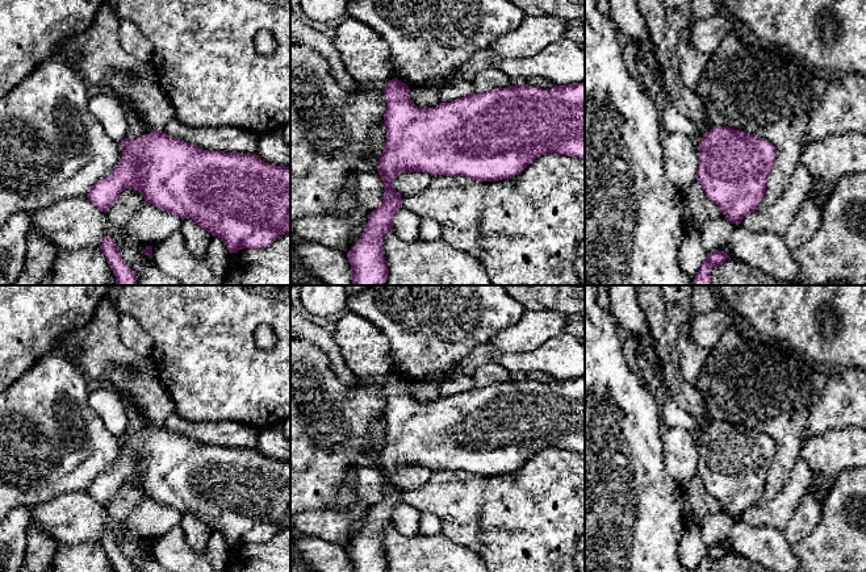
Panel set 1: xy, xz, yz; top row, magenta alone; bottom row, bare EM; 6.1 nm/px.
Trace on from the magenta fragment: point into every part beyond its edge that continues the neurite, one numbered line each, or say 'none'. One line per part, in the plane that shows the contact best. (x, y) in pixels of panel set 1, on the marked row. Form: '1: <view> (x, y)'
none

